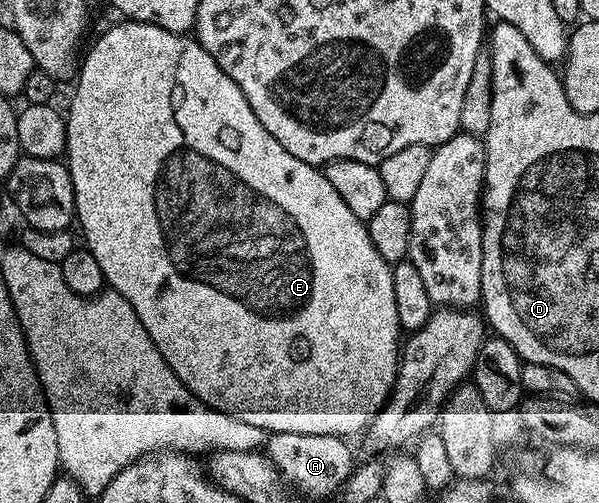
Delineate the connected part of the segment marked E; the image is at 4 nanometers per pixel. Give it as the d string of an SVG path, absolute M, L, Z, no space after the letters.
M125 19L120 23L124 24L116 24L113 28L106 29L93 42L92 49L88 53L86 53L87 51L83 53L82 63L78 68L78 79L75 81L75 84L77 83L76 93L72 96L72 105L66 108L68 121L66 163L74 186L74 202L76 203L74 220L77 225L80 223L80 232L84 235L83 247L88 248L90 254L94 254L94 258L98 261L98 266L102 266L102 274L107 287L122 294L122 298L126 298L126 302L130 302L130 306L134 306L134 314L138 314L138 322L142 322L142 326L146 326L146 334L150 334L150 342L154 342L154 346L158 346L158 354L162 354L162 358L166 358L170 370L174 370L174 374L178 374L182 383L204 404L209 404L211 408L222 414L242 418L242 422L250 422L250 426L262 426L262 430L269 434L289 432L290 434L330 434L331 436L352 438L352 435L355 437L357 434L363 433L364 429L371 424L373 416L384 407L388 397L391 396L392 386L396 383L396 367L400 365L402 329L398 322L398 306L394 306L392 265L384 261L382 254L378 254L378 250L374 250L374 242L370 242L367 223L359 220L354 214L354 210L350 210L350 206L346 206L346 202L342 202L342 198L335 192L334 186L330 186L330 182L326 182L323 171L317 165L307 164L294 158L294 154L290 154L290 150L286 150L286 146L282 146L282 142L278 142L278 138L274 138L274 134L270 134L270 130L266 130L266 126L262 126L262 122L258 122L254 110L250 110L250 102L246 102L246 94L242 94L242 90L238 86L238 82L234 82L234 78L230 78L230 74L226 74L226 70L222 70L222 66L218 66L218 62L214 62L214 58L210 58L210 54L206 54L206 50L196 39L188 34L162 30L158 26L143 24L137 20Z

